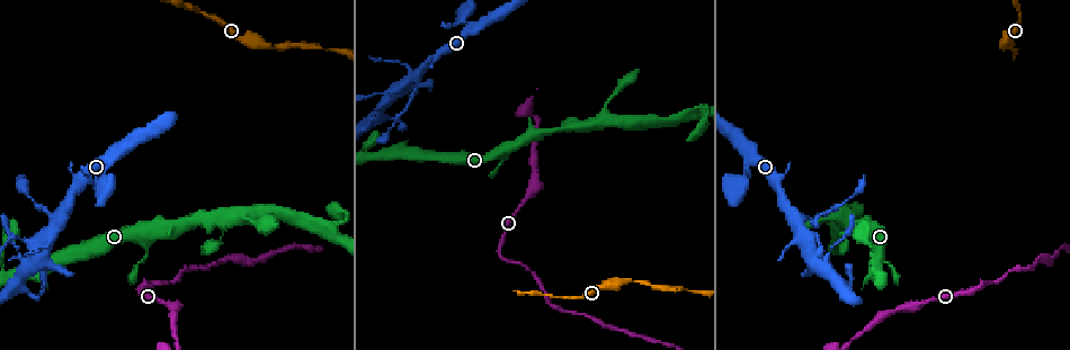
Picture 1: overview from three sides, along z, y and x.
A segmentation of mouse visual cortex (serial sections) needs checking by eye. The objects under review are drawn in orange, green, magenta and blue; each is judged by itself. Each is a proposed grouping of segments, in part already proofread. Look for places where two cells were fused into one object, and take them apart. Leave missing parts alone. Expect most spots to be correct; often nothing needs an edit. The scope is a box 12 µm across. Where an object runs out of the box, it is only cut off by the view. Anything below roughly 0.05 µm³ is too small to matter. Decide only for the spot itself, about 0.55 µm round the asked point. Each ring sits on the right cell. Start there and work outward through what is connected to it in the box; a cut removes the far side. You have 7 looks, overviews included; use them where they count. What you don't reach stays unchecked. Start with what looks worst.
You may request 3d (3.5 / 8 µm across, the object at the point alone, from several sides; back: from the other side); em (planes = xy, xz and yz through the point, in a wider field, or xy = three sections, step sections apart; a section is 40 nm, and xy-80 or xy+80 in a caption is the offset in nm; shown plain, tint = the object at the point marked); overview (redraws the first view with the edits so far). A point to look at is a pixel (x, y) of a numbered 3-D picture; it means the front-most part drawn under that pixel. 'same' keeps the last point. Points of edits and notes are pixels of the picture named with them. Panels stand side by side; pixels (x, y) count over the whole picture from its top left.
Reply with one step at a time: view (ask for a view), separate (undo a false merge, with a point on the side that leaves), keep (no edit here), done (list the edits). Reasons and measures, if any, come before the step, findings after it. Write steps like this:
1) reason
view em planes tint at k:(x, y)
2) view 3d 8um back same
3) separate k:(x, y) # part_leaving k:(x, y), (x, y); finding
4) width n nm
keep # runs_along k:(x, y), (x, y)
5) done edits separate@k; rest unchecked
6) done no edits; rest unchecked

small branch off a trunk
view 3d 8um back at 1:(57, 225)

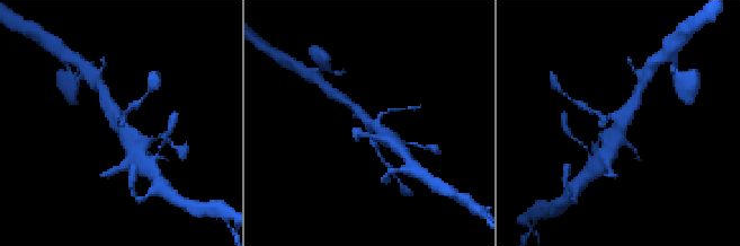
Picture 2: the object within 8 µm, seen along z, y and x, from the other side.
zoom in
view 3d 3.5um back at 2:(367, 125)

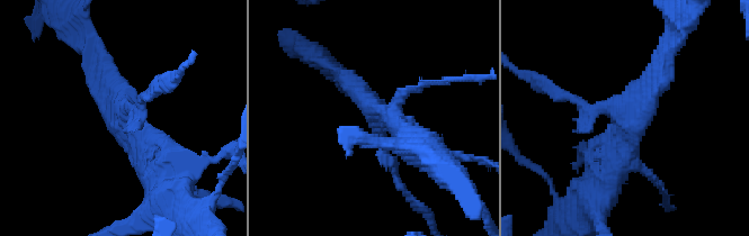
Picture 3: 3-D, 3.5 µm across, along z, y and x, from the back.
view em planes tint at 3:(379, 115)

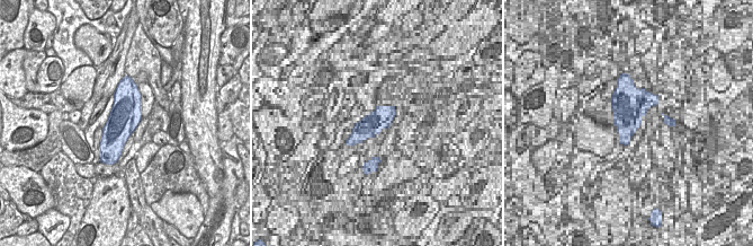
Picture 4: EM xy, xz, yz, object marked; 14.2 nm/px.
width 440 nm
keep # runs_along 3:(96, 66), (159, 166), (162, 183); all the same cell

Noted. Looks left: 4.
sharp bend
view 3d 8um at 1:(498, 250)

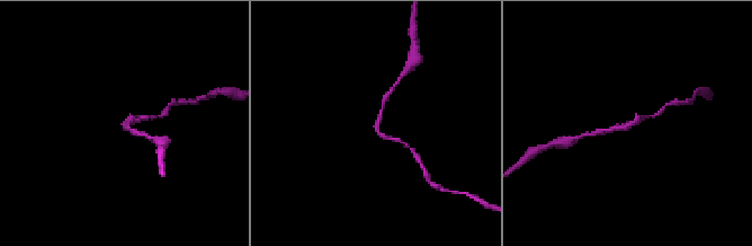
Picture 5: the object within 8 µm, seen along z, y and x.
arm_widths 150, 150 nm
view em planes tint at 5:(125, 124)

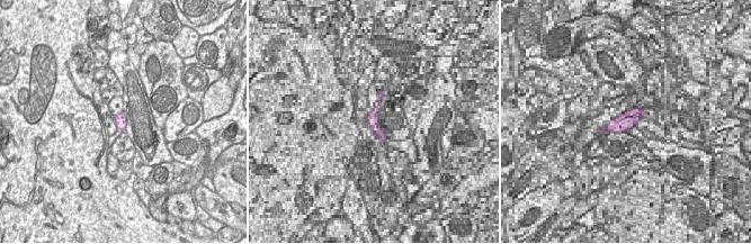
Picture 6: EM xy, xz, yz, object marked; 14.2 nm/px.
keep # all the same cell

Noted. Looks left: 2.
thick turns thin
view 3d 3.5um at 1:(466, 13)

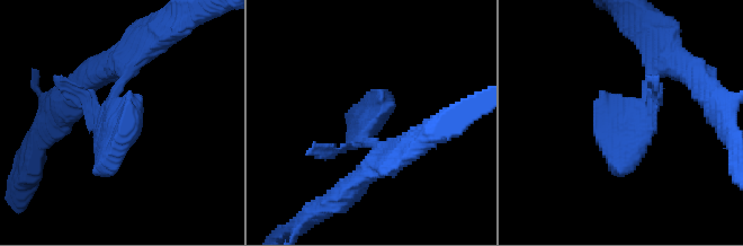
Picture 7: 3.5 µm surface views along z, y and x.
keep # runs_along 7:(667, 62), (632, 114), (626, 170); one cell here

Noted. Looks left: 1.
done no edits; rest unchecked

